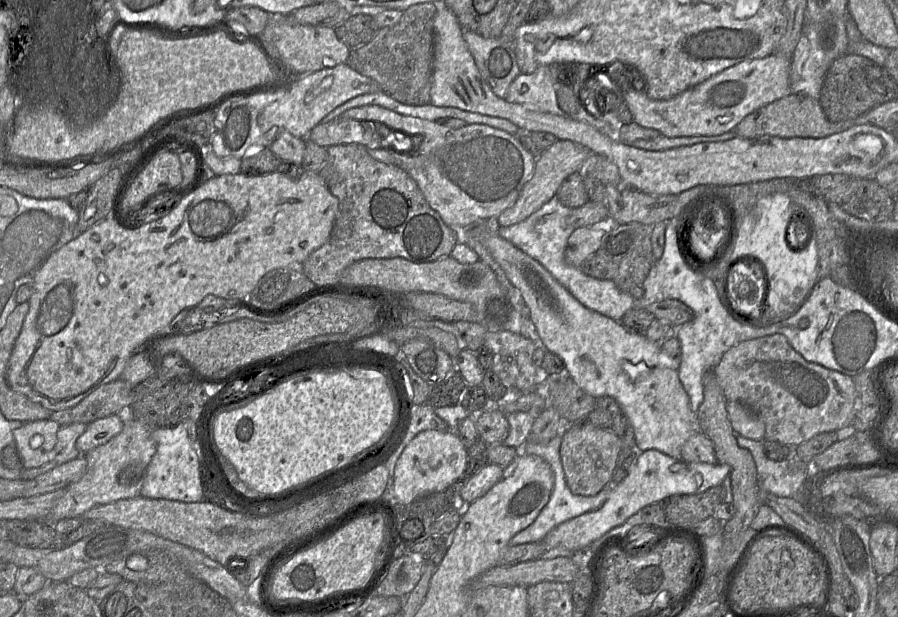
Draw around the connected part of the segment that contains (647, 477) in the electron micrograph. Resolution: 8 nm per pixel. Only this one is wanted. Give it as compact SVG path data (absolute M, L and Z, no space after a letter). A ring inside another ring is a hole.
M654 449L642 451L626 478L612 486L608 499L600 508L561 523L547 533L543 542L547 545L547 551L575 552L590 546L611 529L624 524L642 508L662 503L671 496L704 492L712 486L722 484L730 471L731 467L725 463L687 462Z

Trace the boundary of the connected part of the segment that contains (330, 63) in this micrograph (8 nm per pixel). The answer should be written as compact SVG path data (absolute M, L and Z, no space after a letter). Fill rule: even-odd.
M272 17L260 36L287 69L290 78L346 64L351 50L337 38L333 28L299 25L288 21L288 17Z

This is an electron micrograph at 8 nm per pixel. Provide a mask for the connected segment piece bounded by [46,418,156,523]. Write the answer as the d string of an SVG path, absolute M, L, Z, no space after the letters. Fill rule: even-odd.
M126 418L122 431L107 443L84 454L87 471L75 483L62 488L63 495L48 513L46 521L80 518L90 509L122 499L140 496L148 464L156 452L152 430L134 418Z

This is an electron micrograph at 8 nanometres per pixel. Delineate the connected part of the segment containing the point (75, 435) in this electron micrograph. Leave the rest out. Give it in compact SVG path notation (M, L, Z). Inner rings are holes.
M84 423L60 426L57 433L57 443L52 450L52 459L41 467L24 469L19 479L33 480L56 466L77 458L80 453L76 447L76 441L86 430L86 427L87 425Z

